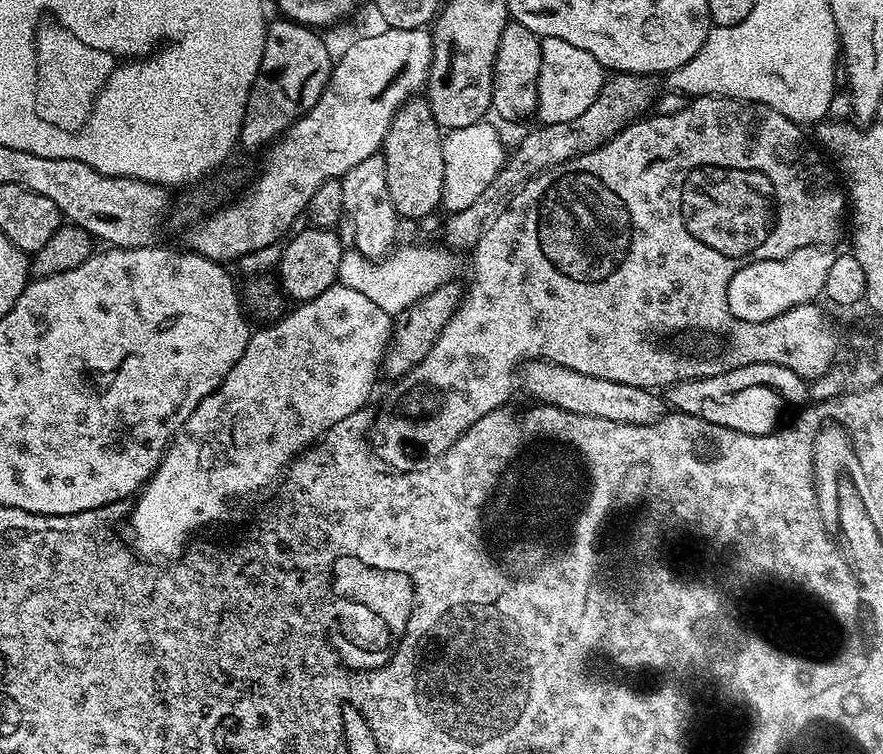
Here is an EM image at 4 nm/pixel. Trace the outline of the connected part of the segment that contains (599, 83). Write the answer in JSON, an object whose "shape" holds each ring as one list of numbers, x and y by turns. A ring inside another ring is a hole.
{"shape":[[543,37,540,42,542,50,542,70,538,74,538,116,544,124,559,124,561,120,573,120,582,114,598,98,606,79,606,69,586,50,562,42,562,38]]}

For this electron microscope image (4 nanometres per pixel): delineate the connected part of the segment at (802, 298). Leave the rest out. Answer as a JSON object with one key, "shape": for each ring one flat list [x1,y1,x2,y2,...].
{"shape":[[811,244,794,250,780,260,756,260,753,264,742,266,734,278,730,278,728,287,728,305,734,318,742,318,742,322,762,322,778,317,794,306,813,303,824,291,826,274,830,274,830,266,834,266,834,252,831,247]]}

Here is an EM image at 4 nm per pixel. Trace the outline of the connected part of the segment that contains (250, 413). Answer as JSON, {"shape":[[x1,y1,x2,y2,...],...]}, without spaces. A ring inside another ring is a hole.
{"shape":[[339,282,331,284,326,291,318,294,318,298,297,303,295,307,293,312,291,310,285,311,279,318,265,323,260,326,257,332,255,329,249,335,248,345,242,358,238,358,238,362,231,364,230,374,226,374,226,378,220,383,220,389,217,392,211,392,200,403,198,410,194,410,194,414,190,414,190,418,186,418,186,422,176,431,175,436,168,443,168,447,164,450,164,456,156,468,156,473,140,489,134,500,136,505,130,508,130,515,126,520,128,532,132,535,131,547,141,557,172,556,168,558,179,558,183,556,190,544,188,539,195,532,200,532,203,528,210,527,211,524,222,523,231,514,232,507,239,500,252,500,255,496,270,491,279,480,281,483,282,477,287,473,288,465,296,459,299,453,303,452,305,448,311,448,326,430,330,430,330,426,342,422,342,418,354,414,369,403,372,387,376,384,376,372,378,376,384,363,384,357,387,356,392,343,393,317,386,310,382,310,382,306,374,306,374,302,370,302,370,298,366,298,366,294,358,294,358,290,350,290,350,286]]}

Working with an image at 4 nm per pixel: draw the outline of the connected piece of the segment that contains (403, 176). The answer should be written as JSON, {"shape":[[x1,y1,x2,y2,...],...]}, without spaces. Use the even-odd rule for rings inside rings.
{"shape":[[423,95,412,96,394,114,390,130,384,139,382,155,386,162,386,187,390,189,390,202,394,202,397,217,408,220,424,220,435,208,442,205,442,146,444,138,440,124,434,118,427,99]]}

